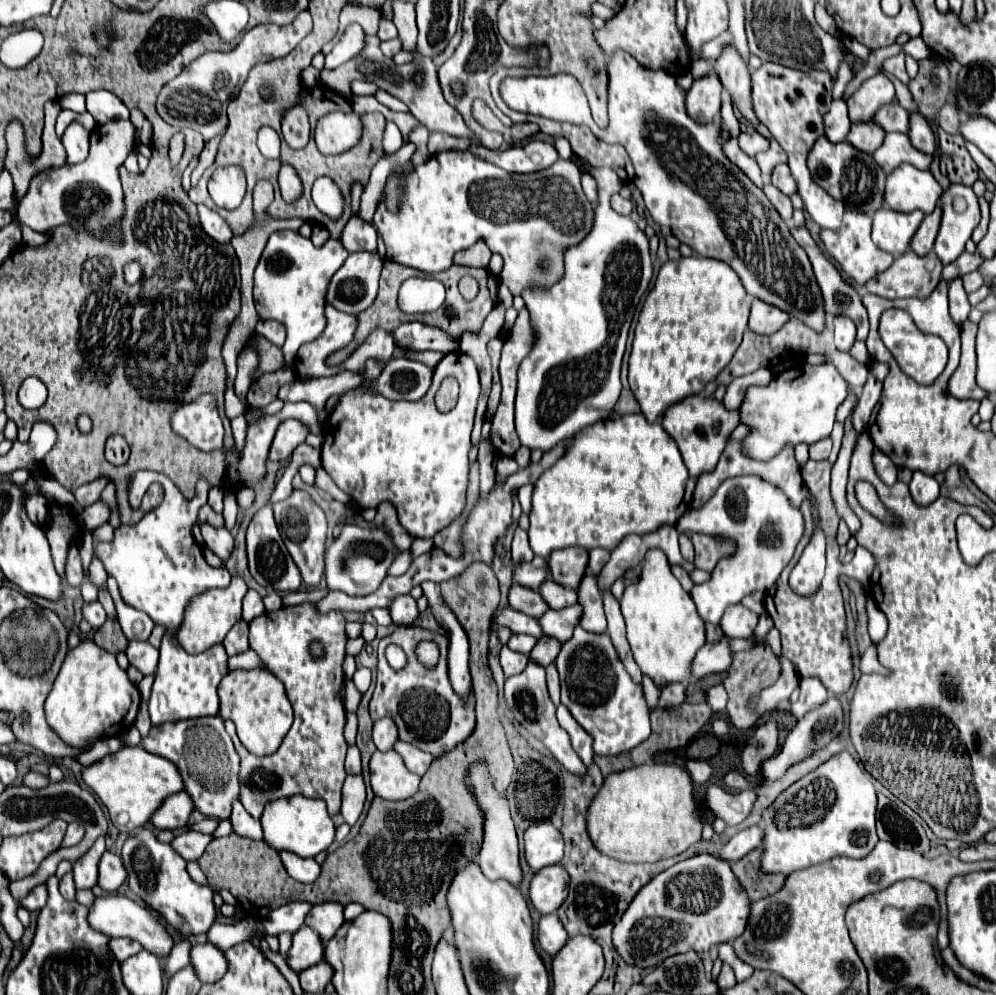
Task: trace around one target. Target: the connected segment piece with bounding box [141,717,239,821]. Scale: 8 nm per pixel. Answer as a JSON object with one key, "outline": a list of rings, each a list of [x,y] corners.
{"outline":[[[199,717],[161,723],[161,727],[151,727],[141,745],[145,751],[165,757],[177,765],[185,781],[185,791],[191,795],[197,811],[219,821],[231,815],[231,803],[239,797],[239,755],[231,743],[231,737],[227,737],[225,733],[221,717]]]}

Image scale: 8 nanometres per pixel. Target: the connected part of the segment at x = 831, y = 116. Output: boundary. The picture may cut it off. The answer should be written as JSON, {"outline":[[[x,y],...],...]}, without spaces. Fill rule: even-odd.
{"outline":[[[835,99],[831,103],[829,113],[825,115],[825,135],[829,141],[839,143],[845,141],[845,135],[849,133],[851,119],[847,113],[847,103],[843,99]]]}

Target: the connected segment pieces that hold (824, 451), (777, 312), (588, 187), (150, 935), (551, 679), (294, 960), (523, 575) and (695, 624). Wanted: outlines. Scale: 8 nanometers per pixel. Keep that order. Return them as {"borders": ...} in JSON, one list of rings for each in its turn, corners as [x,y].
{"borders":[[[[825,437],[825,439],[811,445],[811,459],[815,459],[815,461],[827,459],[829,453],[831,453],[831,439],[829,437]]],[[[753,299],[751,305],[751,317],[749,317],[749,329],[759,335],[771,335],[773,331],[779,331],[789,321],[789,315],[785,311],[761,301]]],[[[585,173],[585,175],[581,175],[581,183],[583,183],[583,191],[585,191],[587,199],[591,203],[595,203],[597,201],[597,181],[589,173]]],[[[117,895],[117,897],[97,897],[91,911],[89,911],[89,923],[93,929],[97,931],[103,931],[107,933],[109,937],[129,937],[129,939],[135,939],[139,941],[149,953],[165,959],[169,957],[175,941],[173,937],[169,935],[167,927],[159,921],[157,913],[145,905],[143,901],[131,901],[123,895]]],[[[555,663],[547,665],[547,687],[549,687],[549,693],[551,693],[551,699],[555,705],[559,705],[559,697],[561,697],[561,681],[559,681],[559,673],[557,673],[557,667]]],[[[303,925],[293,935],[293,947],[289,949],[287,965],[295,973],[299,973],[299,971],[305,971],[305,967],[313,967],[321,963],[323,959],[325,959],[325,943],[317,935],[317,931]]],[[[535,557],[531,563],[521,563],[519,567],[515,567],[513,579],[529,589],[537,589],[541,587],[543,581],[549,579],[549,565],[547,559],[543,557]]],[[[649,549],[643,559],[641,579],[625,587],[621,597],[621,613],[627,623],[627,641],[635,663],[643,675],[651,677],[661,689],[669,683],[689,681],[693,675],[689,671],[693,655],[705,645],[705,623],[699,617],[695,603],[681,583],[671,573],[671,565],[661,549]]]]}

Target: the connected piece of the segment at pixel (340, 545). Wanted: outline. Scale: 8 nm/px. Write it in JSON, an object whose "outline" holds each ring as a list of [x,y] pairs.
{"outline":[[[345,525],[339,539],[325,549],[325,577],[329,589],[345,591],[347,595],[369,595],[377,591],[387,577],[387,569],[395,559],[395,549],[383,531],[363,529],[357,525]]]}

